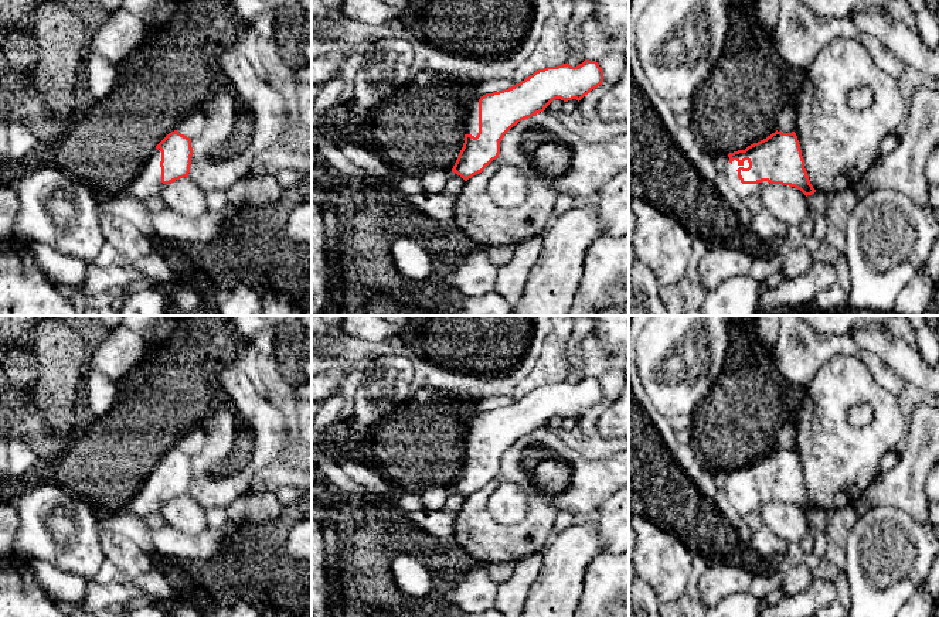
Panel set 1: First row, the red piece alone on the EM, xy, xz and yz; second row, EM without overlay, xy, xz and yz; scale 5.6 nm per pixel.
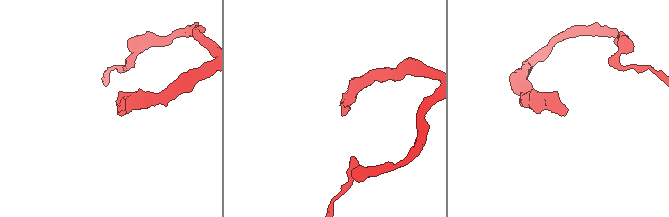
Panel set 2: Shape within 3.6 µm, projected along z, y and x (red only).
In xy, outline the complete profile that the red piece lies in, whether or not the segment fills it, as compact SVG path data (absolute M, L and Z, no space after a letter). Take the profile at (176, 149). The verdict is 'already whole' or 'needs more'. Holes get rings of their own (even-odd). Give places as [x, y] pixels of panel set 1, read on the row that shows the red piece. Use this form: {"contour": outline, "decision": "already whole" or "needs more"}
{"contour": "M177 130L169 133L152 149L143 170L129 184L126 194L136 200L159 195L167 184L188 177L191 156L191 139Z", "decision": "needs more"}

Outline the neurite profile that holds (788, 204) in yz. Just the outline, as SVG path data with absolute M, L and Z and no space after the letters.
M770 184L758 197L762 200L765 209L787 226L800 226L810 215L806 195L795 187Z

